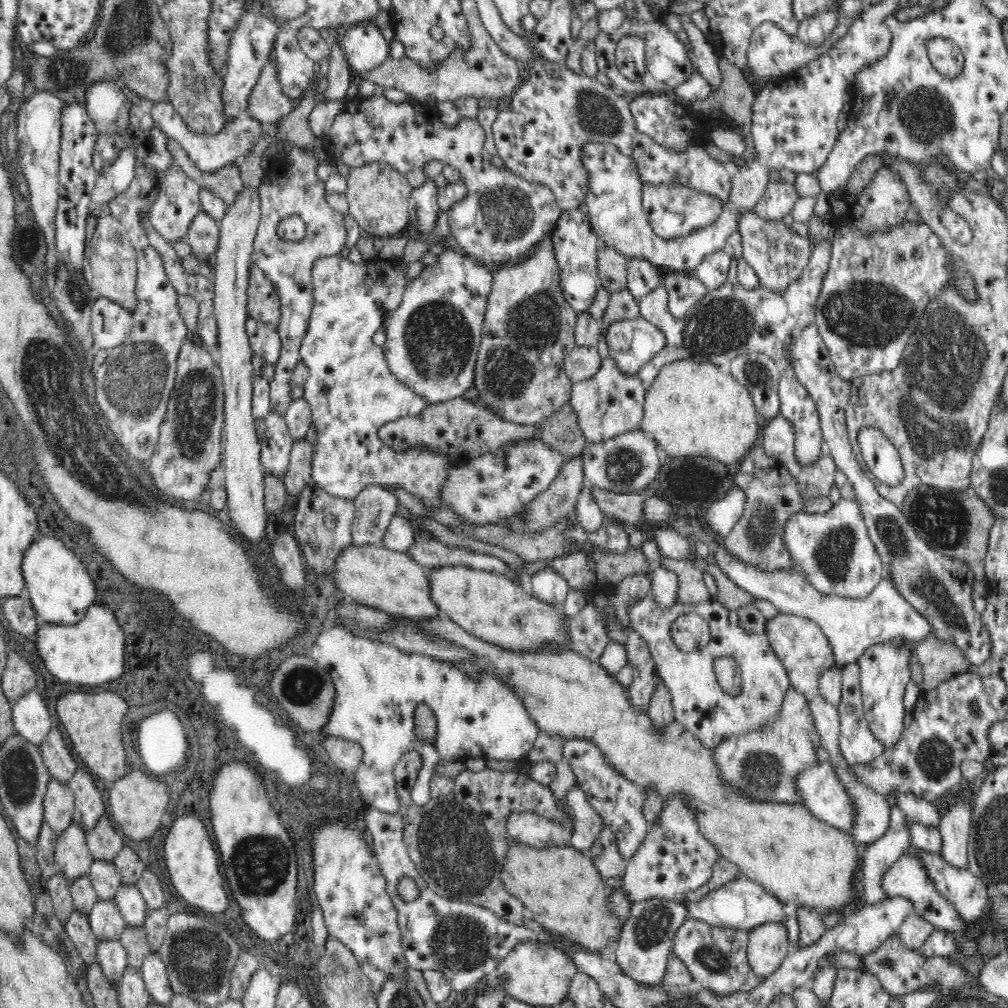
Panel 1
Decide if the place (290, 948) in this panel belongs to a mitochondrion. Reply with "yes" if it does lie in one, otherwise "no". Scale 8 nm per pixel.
no

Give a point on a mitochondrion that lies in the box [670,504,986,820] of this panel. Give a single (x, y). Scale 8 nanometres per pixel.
(923, 581)

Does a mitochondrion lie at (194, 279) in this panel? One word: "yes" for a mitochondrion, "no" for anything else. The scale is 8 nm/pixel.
no

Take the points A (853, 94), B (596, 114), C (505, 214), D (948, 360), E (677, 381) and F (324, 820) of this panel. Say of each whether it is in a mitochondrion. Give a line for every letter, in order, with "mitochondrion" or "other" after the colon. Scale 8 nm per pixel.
A: other
B: mitochondrion
C: mitochondrion
D: mitochondrion
E: other
F: other

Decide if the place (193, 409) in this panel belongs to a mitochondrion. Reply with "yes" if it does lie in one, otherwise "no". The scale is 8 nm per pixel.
yes

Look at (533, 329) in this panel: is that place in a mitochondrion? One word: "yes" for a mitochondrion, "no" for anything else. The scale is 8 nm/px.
yes

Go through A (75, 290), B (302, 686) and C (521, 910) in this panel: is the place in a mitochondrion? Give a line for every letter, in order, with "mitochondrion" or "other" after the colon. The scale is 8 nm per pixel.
A: mitochondrion
B: mitochondrion
C: other

